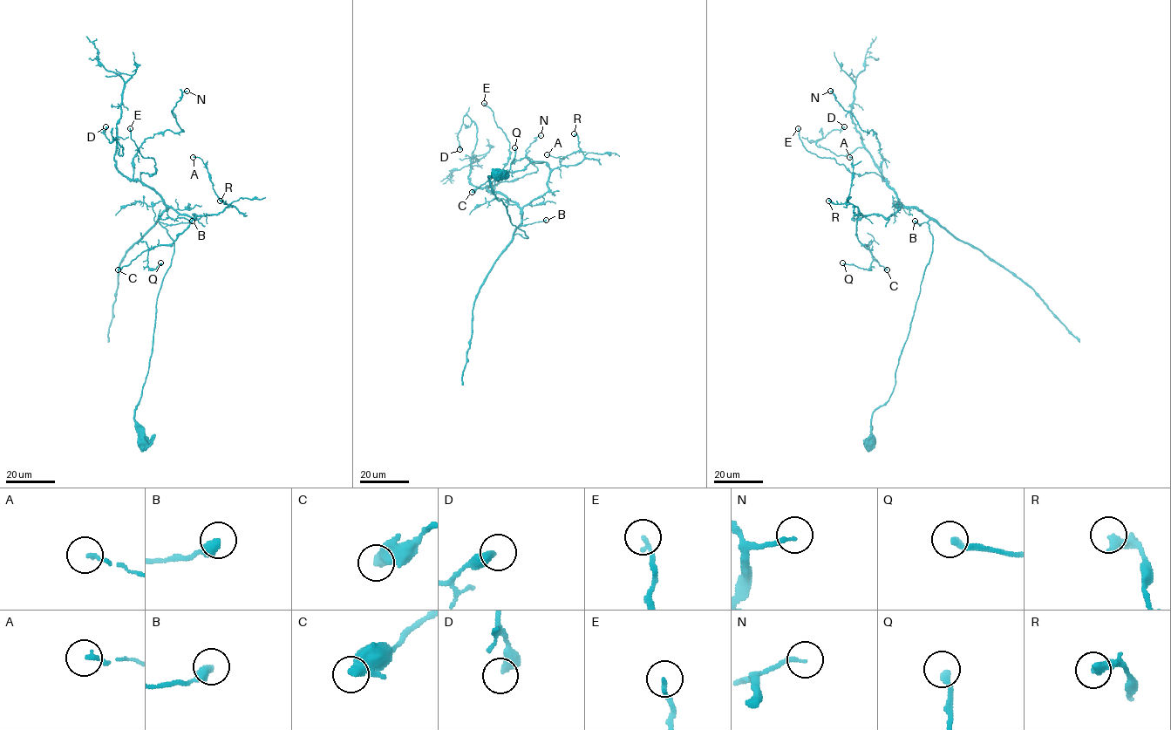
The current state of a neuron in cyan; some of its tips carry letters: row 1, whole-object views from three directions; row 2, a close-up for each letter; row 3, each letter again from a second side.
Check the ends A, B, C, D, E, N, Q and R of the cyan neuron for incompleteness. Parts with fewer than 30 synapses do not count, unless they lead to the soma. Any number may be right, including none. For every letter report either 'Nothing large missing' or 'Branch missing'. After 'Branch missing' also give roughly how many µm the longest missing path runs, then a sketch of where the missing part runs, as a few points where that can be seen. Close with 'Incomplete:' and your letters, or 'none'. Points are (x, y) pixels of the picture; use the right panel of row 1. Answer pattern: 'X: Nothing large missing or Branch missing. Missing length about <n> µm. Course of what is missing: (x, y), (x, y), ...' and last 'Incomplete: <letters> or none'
A: Nothing large missing
B: Nothing large missing
C: Nothing large missing
D: Nothing large missing
E: Nothing large missing
N: Nothing large missing
Q: Nothing large missing
R: Nothing large missing
Incomplete: none

